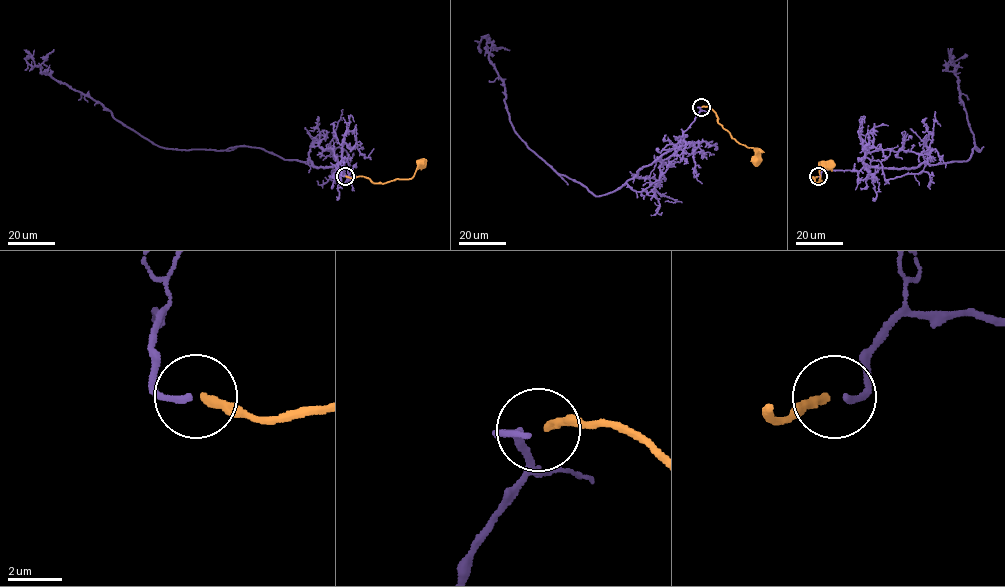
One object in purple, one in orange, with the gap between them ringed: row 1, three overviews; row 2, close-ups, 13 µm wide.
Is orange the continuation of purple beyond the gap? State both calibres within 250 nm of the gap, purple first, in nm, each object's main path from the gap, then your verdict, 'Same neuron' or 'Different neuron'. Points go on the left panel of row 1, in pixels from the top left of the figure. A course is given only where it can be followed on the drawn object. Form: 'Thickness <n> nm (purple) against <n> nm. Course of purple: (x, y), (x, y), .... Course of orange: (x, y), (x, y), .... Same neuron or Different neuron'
Thickness 220 nm (purple) against 320 nm. Course of purple: (345, 176), (338, 166), (312, 167), (259, 148), (160, 147), (27, 63), (30, 56). Course of orange: (346, 176), (365, 176), (374, 183), (409, 179), (423, 163). Different neuron

